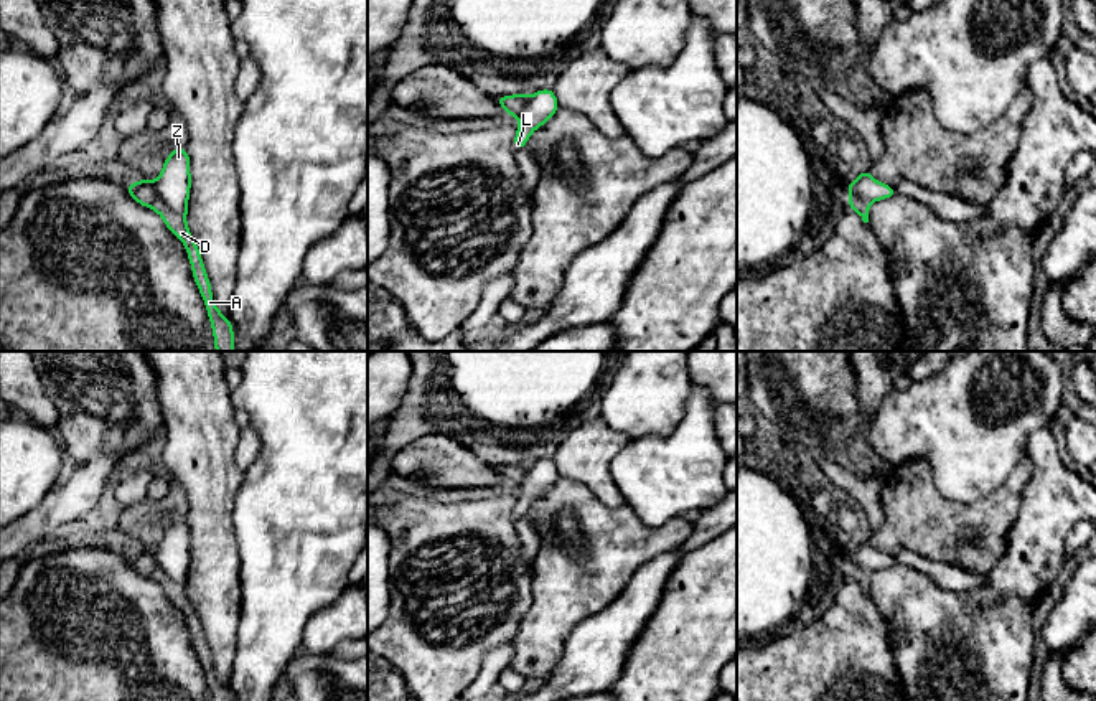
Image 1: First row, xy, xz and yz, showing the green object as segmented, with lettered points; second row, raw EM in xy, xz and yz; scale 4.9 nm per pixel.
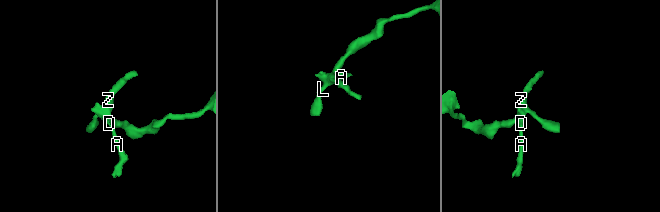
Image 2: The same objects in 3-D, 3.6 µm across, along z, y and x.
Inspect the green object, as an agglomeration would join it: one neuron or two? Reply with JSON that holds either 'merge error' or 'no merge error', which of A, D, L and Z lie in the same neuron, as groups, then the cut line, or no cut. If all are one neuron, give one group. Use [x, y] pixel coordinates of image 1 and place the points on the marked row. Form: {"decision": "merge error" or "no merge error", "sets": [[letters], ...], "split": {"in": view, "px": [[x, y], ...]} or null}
{"decision": "merge error", "sets": [["A", "D"], ["L", "Z"]], "split": {"in": "xy", "px": [[152, 182], [157, 195], [185, 218]]}}

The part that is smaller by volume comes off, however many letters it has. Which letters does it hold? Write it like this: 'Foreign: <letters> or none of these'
Foreign: A, D

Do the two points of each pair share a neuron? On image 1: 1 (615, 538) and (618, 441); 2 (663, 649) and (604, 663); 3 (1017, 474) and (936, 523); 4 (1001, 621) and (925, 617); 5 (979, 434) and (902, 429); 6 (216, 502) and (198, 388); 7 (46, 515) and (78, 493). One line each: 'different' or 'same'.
1: different
2: different
3: same
4: same
5: same
6: same
7: same

